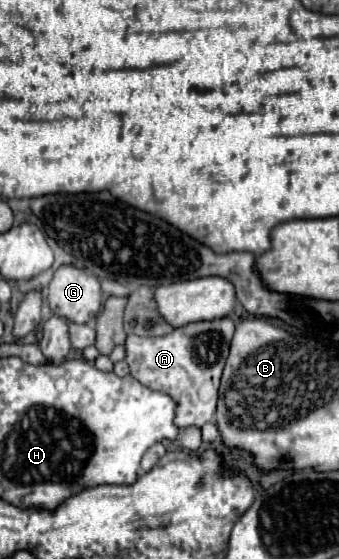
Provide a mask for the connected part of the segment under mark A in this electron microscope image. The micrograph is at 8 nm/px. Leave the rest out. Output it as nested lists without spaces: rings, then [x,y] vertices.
[[[227,316],[209,322],[193,322],[157,338],[127,336],[125,362],[131,368],[131,376],[143,386],[167,394],[177,402],[173,420],[177,428],[201,428],[203,424],[213,420],[219,380],[229,354],[233,330],[235,324]]]

